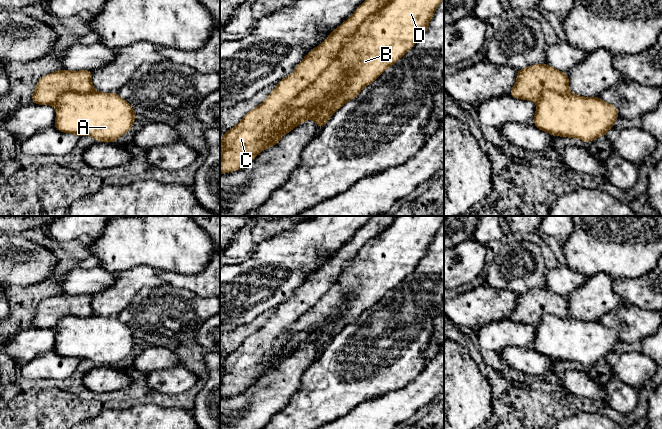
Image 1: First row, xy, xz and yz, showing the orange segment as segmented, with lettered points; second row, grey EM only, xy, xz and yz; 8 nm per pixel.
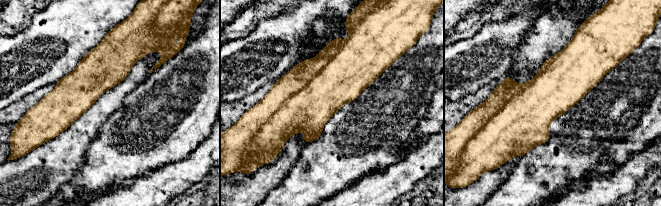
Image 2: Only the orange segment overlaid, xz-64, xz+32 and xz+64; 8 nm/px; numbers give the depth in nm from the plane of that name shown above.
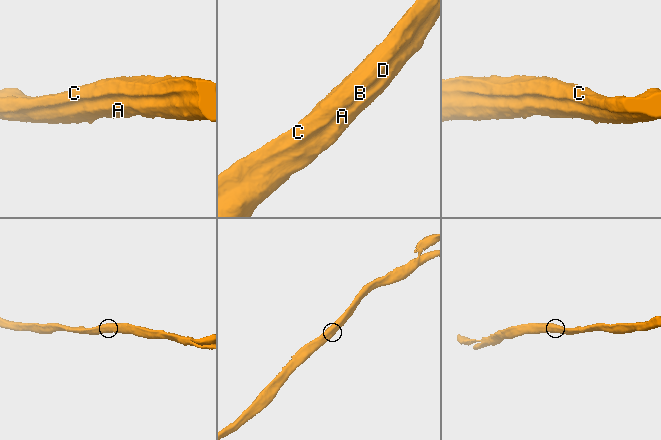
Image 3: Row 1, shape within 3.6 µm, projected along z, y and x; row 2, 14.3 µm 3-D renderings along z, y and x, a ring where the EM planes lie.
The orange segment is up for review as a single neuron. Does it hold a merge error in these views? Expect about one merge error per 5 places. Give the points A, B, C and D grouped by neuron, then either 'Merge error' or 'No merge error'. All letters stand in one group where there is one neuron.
Groups: A B D / C. Merge error

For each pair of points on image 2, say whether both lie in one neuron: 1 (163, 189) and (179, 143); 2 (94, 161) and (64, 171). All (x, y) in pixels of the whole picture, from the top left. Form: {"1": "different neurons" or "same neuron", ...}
{"1": "different neurons", "2": "different neurons"}

